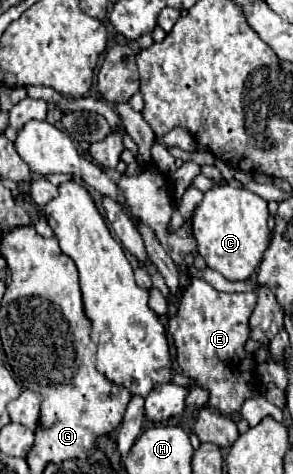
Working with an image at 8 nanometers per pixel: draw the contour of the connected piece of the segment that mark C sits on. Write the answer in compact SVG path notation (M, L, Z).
M217 186L207 190L203 202L193 214L193 234L199 244L199 254L211 270L223 274L229 282L247 280L259 266L261 256L269 246L271 232L267 220L267 200L253 192L233 186Z

